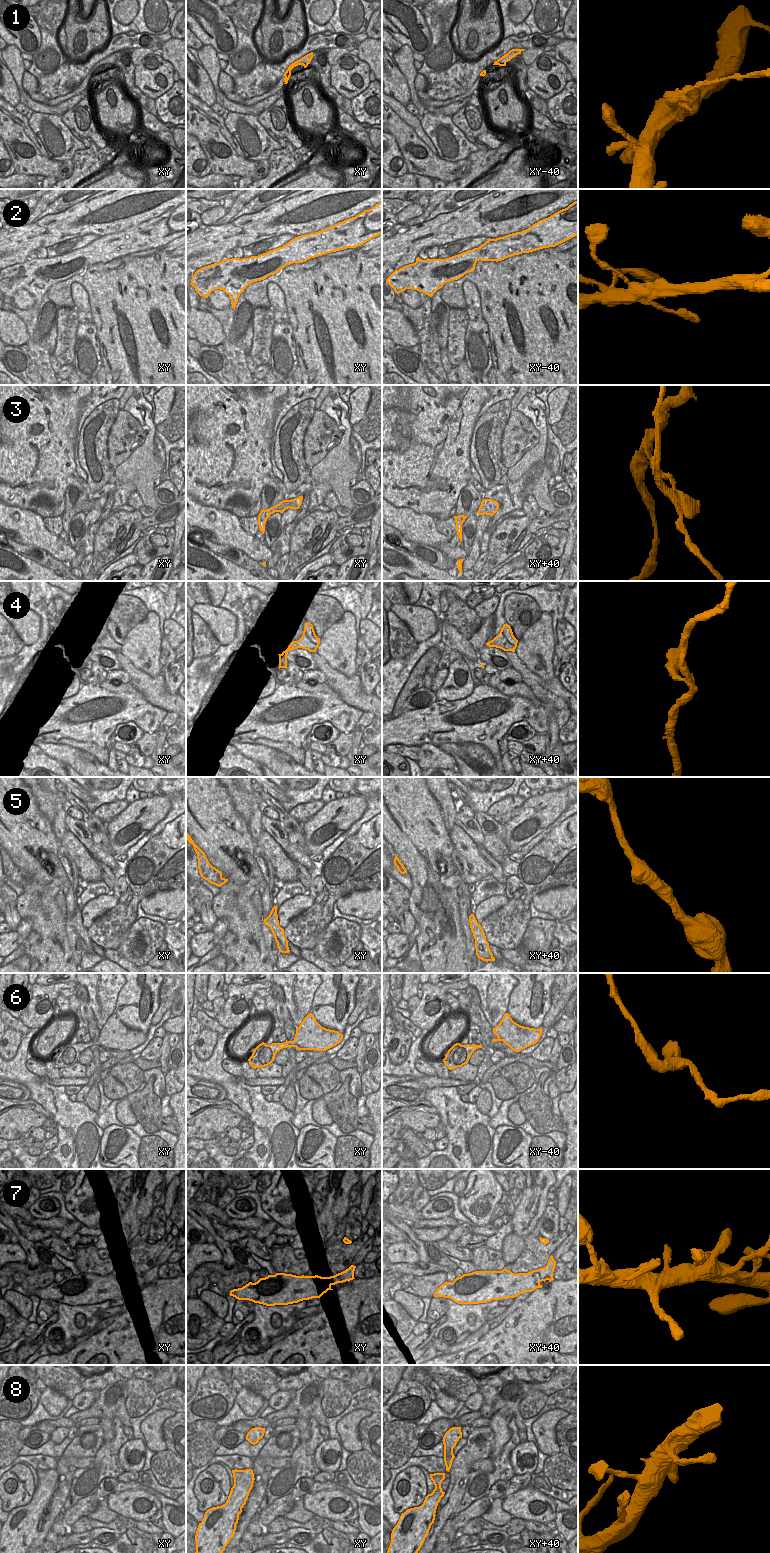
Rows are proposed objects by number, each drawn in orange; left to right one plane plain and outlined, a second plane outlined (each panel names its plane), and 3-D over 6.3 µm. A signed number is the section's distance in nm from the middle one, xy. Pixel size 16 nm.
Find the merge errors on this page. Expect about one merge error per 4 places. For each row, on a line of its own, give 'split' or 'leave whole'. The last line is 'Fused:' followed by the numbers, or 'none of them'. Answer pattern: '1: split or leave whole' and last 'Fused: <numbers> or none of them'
1: split
2: split
3: split
4: leave whole
5: leave whole
6: leave whole
7: leave whole
8: leave whole
Fused: 1, 2, 3

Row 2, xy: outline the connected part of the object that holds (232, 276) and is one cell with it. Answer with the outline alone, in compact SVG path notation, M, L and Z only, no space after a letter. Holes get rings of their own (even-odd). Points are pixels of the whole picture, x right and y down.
M382 202L376 204L369 210L364 210L355 217L346 219L321 231L295 237L282 247L258 256L242 259L223 259L219 263L202 267L195 272L190 285L195 288L200 296L205 298L208 298L210 293L216 289L223 290L231 298L231 304L235 305L238 302L240 294L244 292L244 289L249 284L264 280L268 276L276 274L286 265L303 263L311 258L347 248L356 248L381 234Z

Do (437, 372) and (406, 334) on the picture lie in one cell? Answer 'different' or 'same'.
different

